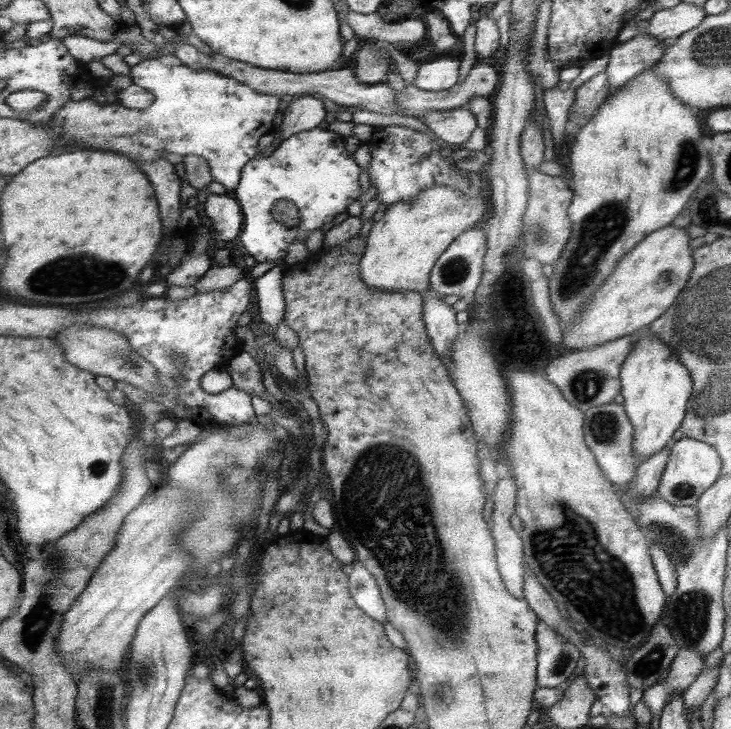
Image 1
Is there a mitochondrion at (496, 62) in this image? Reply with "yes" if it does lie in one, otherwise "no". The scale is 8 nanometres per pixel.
no

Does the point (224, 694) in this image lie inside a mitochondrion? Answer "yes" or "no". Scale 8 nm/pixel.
no

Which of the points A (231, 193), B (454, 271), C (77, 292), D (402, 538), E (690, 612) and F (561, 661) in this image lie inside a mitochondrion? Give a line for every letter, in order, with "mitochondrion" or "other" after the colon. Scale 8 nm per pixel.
A: other
B: mitochondrion
C: other
D: mitochondrion
E: mitochondrion
F: mitochondrion

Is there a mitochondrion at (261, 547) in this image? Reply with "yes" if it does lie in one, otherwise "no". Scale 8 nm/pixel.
no

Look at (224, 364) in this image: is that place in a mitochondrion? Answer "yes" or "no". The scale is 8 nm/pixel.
no

